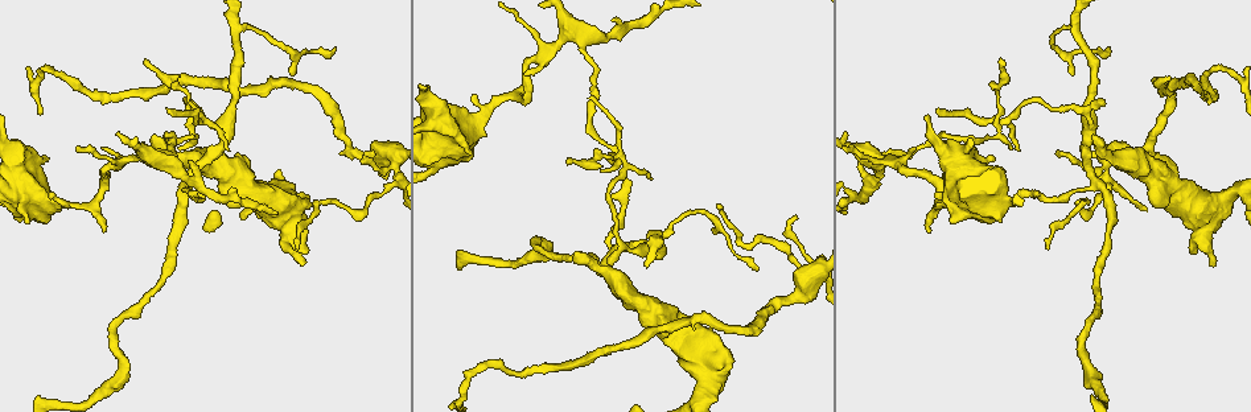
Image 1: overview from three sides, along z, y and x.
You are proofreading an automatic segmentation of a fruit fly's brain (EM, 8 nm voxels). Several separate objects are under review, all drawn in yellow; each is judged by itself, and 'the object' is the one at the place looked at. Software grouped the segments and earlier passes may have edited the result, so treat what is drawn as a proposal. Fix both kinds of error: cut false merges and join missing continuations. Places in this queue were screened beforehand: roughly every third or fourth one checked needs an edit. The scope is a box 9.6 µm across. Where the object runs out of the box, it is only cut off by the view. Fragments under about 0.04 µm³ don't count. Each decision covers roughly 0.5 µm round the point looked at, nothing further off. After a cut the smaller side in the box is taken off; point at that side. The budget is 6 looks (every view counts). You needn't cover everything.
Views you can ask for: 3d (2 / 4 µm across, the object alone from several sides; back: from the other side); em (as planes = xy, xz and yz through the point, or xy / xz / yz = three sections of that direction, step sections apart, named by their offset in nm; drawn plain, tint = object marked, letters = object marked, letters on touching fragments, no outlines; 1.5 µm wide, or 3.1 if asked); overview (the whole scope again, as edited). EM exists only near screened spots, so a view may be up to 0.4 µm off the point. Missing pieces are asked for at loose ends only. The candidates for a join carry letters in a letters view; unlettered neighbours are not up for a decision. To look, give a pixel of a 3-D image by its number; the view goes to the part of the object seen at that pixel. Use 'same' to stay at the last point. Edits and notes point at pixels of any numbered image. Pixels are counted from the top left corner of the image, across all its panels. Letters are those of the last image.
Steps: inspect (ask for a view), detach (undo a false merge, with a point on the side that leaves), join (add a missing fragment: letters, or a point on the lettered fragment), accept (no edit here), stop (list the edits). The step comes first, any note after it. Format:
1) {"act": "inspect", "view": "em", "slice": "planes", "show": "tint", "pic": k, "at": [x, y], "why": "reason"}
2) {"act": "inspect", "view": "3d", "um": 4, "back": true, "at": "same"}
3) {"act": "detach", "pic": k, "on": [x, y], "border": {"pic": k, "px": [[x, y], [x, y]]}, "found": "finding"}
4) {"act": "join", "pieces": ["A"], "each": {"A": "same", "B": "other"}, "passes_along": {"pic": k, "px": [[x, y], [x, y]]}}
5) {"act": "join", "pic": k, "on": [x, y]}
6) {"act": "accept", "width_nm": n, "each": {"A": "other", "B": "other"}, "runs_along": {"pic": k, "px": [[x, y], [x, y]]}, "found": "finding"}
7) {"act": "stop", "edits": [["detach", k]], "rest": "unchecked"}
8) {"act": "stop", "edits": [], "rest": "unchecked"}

{"act": "inspect", "view": "em", "slice": "xz", "step": 4, "show": "letters", "pic": 1, "at": [721, 208]}

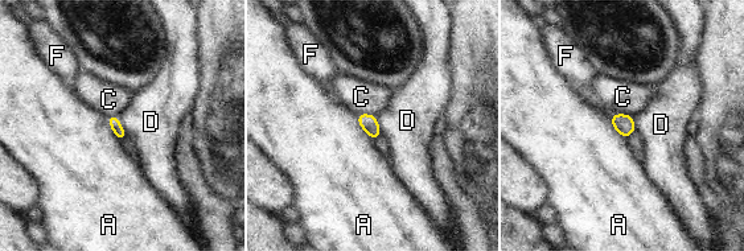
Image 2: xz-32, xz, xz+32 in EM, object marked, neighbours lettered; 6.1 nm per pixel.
{"act": "inspect", "view": "em", "slice": "planes", "show": "letters", "at": "same"}

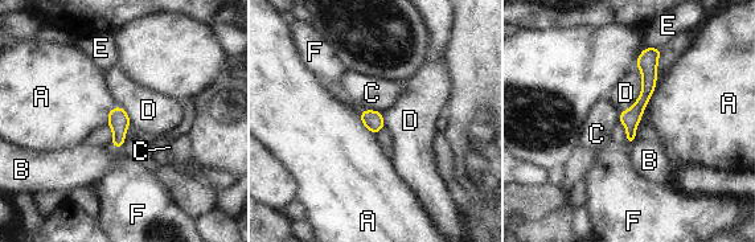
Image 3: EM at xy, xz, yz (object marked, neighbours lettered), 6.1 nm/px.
{"act": "accept", "width_nm": 110, "each": {"A": "other", "B": "other", "C": "other", "D": "other", "E": "other", "F": "other"}, "runs_along": {"pic": 3, "px": [[656, 52], [630, 139]]}, "found": "no lettered fragment goes on from it"}

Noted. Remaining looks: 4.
{"act": "inspect", "view": "3d", "um": 4, "pic": 1, "at": [154, 137], "why": "long arm stops here"}

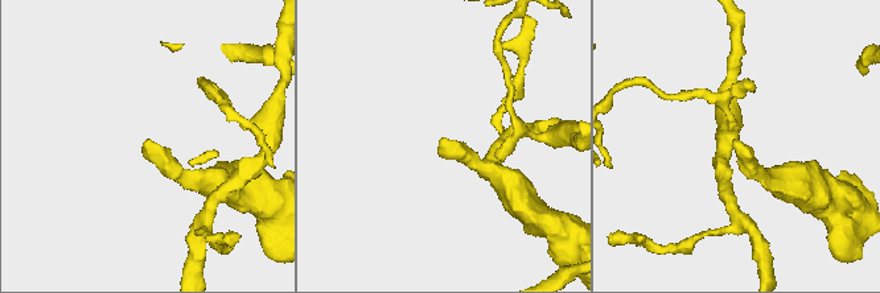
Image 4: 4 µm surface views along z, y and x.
{"act": "inspect", "view": "em", "slice": "xz", "step": 4, "show": "tint", "pic": 4, "at": [443, 137], "why": "need the tissue"}

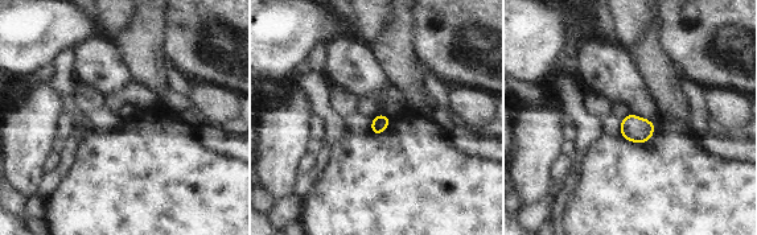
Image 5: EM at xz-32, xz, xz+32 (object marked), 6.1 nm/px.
{"act": "inspect", "view": "em", "slice": "planes", "show": "letters", "at": "same"}

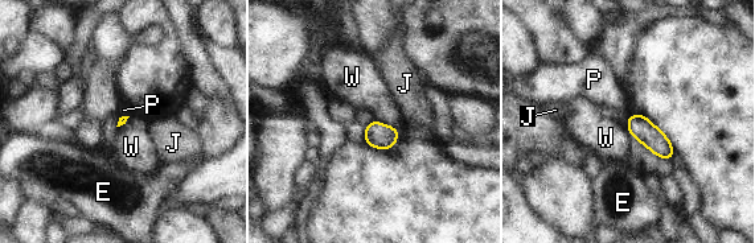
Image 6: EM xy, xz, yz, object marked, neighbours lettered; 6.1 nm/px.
{"act": "accept", "each": {"E": "other", "J": "other", "P": "other", "W": "other"}, "found": "none of them fits"}

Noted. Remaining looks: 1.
{"act": "inspect", "view": "em", "slice": "planes", "show": "letters", "pic": 1, "at": [145, 58]}

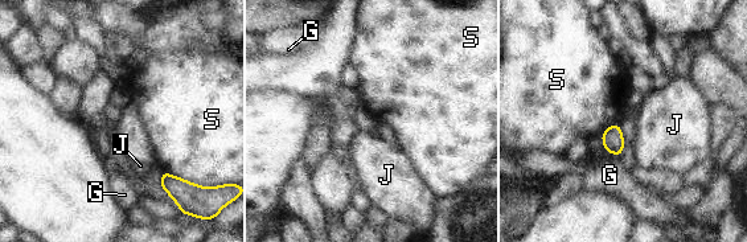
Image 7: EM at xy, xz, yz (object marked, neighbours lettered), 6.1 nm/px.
{"act": "accept", "each": {"G": "other", "J": "other", "S": "other"}, "border": {"pic": 7, "px": [[161, 171], [185, 180]]}, "found": "no lettered fragment goes on from it"}

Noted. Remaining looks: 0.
{"act": "stop", "edits": [], "rest": "unchecked"}

